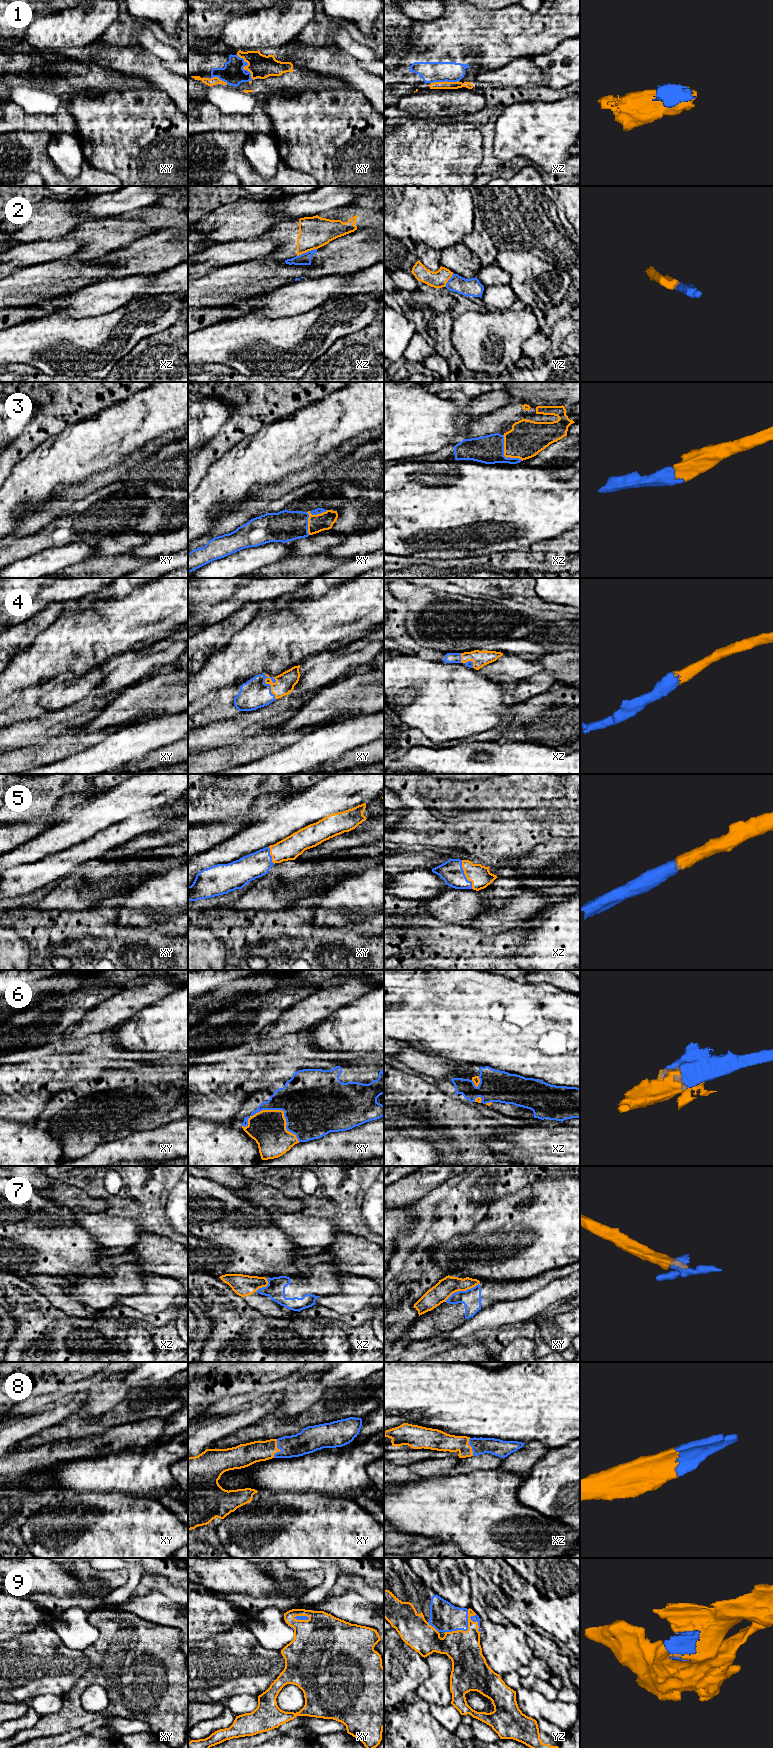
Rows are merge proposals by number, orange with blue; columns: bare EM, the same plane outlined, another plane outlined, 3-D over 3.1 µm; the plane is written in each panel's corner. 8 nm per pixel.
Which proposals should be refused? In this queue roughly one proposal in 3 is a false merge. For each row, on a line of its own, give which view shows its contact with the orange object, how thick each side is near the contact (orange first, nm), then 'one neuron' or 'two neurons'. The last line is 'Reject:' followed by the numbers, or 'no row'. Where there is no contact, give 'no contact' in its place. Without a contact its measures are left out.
1: xy | 190/180 nm | two neurons
2: xz | 260/100 nm | two neurons
3: xy | 140/240 nm | one neuron
4: xy | 160/240 nm | one neuron
5: xz | 170/180 nm | one neuron
6: xy | 280/400 nm | one neuron
7: xy | 150/160 nm | two neurons
8: xy | 170/190 nm | one neuron
9: yz | 280/240 nm | one neuron
Reject: 1, 2, 7

